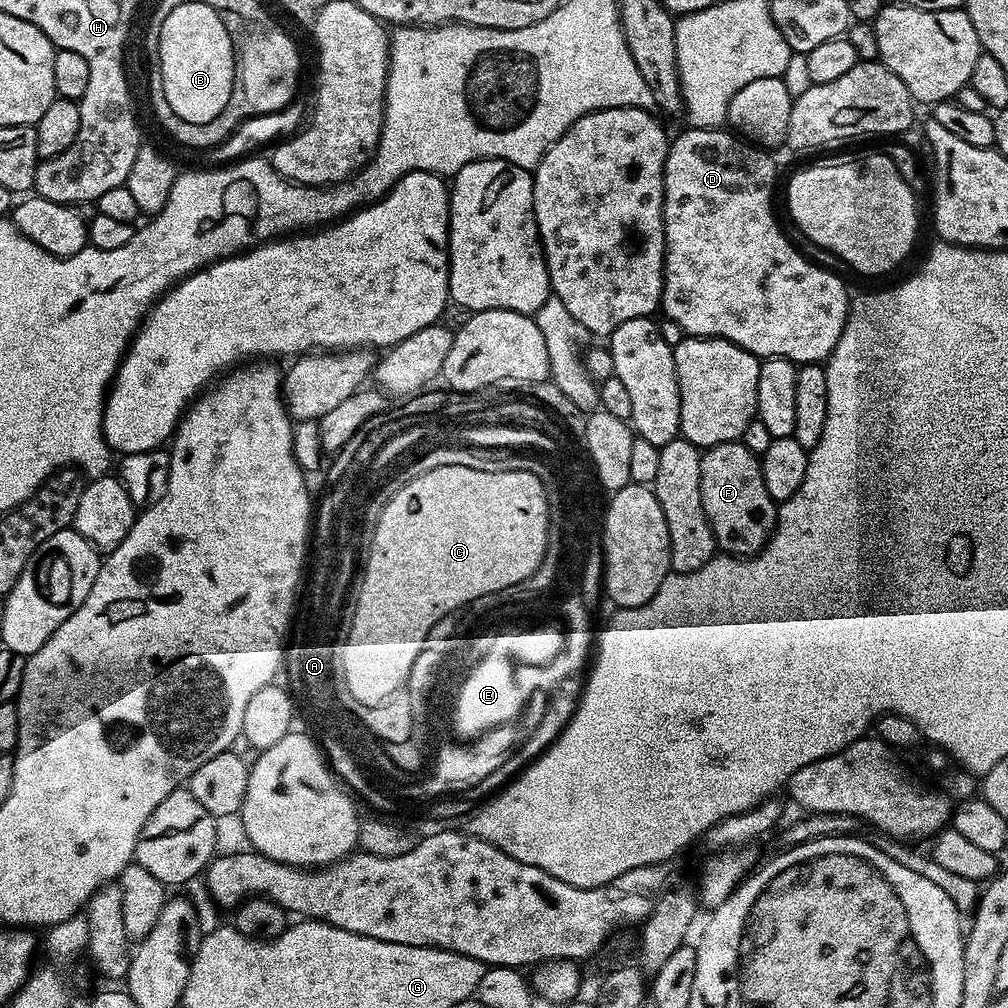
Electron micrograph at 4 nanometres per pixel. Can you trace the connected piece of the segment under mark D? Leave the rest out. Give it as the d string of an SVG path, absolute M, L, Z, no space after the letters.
M691 126L685 129L669 143L664 167L662 312L688 336L729 340L758 358L777 356L797 366L827 361L846 326L850 295L834 273L811 264L784 237L772 213L776 164L768 157L771 155L728 130Z

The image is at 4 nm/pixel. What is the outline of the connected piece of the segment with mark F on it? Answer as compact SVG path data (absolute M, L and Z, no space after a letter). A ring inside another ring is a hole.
M731 440L701 455L702 506L712 527L717 549L729 556L754 556L764 549L776 529L777 501L766 494L760 458L742 442Z

